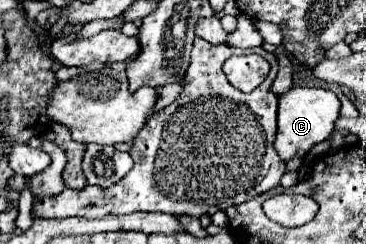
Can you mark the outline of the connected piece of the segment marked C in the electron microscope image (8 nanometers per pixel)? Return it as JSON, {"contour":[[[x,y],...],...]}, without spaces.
{"contour":[[[292,87],[288,93],[280,95],[278,101],[278,133],[274,139],[274,149],[284,163],[294,157],[302,159],[314,145],[326,141],[332,135],[340,111],[340,99],[334,91],[318,87]]]}

